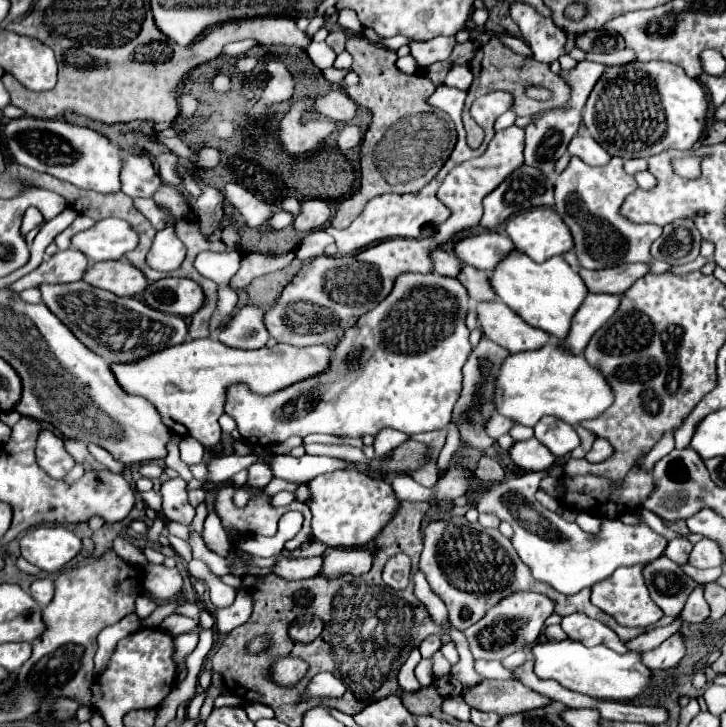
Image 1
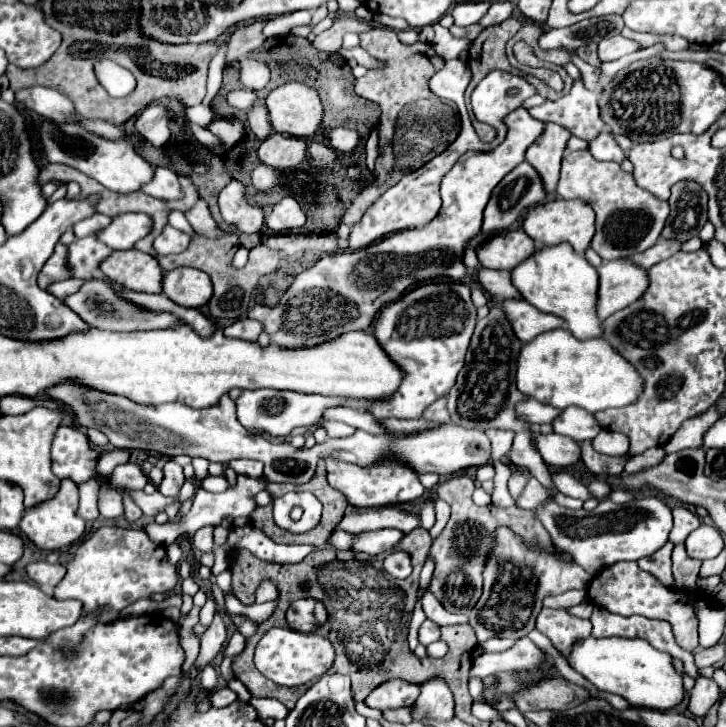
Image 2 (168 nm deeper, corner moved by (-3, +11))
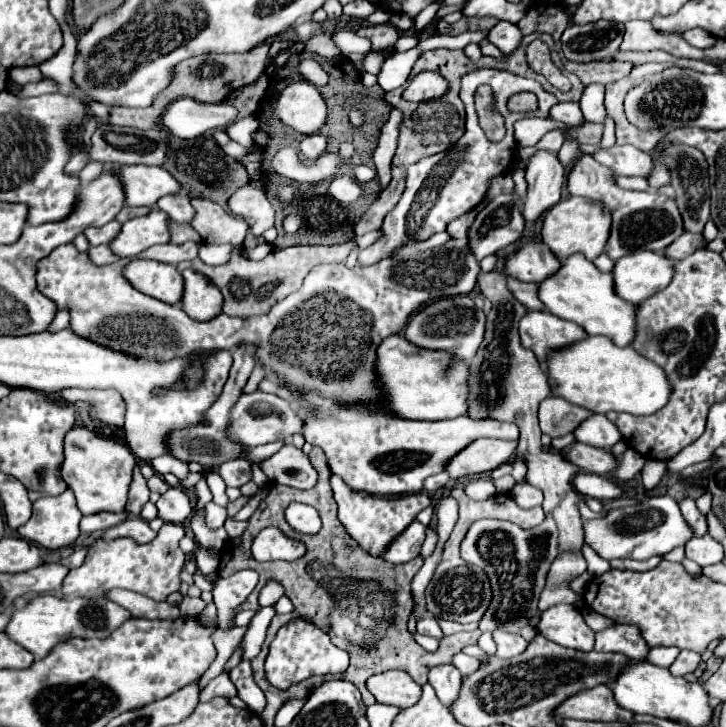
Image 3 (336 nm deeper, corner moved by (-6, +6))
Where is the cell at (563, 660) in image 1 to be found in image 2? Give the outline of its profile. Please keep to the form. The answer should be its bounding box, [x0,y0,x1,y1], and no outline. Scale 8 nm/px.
[569,638,685,710]

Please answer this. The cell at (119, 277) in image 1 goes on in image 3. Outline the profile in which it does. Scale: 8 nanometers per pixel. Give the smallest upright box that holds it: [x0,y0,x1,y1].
[124,259,182,303]

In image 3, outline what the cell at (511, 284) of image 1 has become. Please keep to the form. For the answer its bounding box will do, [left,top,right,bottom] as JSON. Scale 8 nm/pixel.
[538,253,636,347]

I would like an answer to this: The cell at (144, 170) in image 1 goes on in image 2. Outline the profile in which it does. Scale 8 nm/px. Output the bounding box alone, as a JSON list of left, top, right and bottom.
[141,168,183,200]

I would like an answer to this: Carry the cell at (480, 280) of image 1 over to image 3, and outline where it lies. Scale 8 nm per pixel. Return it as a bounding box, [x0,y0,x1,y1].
[508,279,544,309]

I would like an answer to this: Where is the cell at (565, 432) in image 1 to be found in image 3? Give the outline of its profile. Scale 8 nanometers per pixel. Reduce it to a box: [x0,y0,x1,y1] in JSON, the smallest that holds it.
[574,415,622,449]

